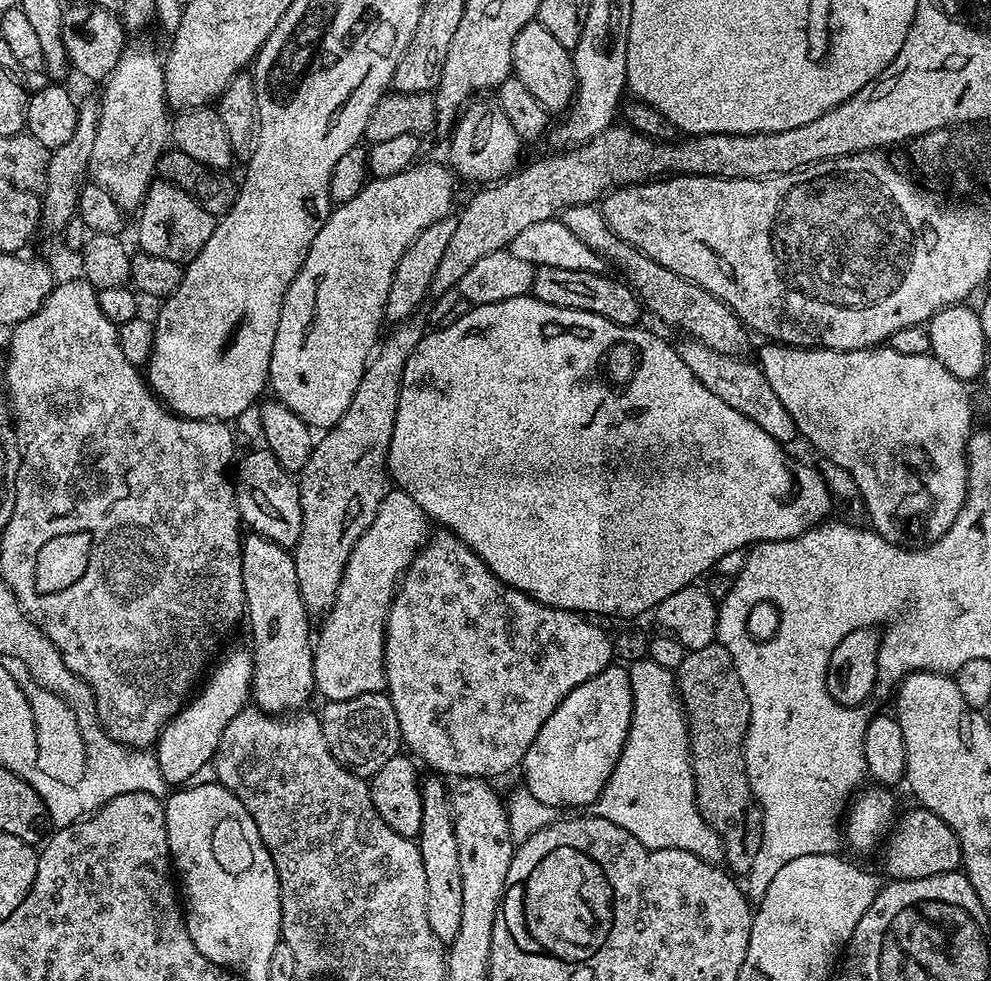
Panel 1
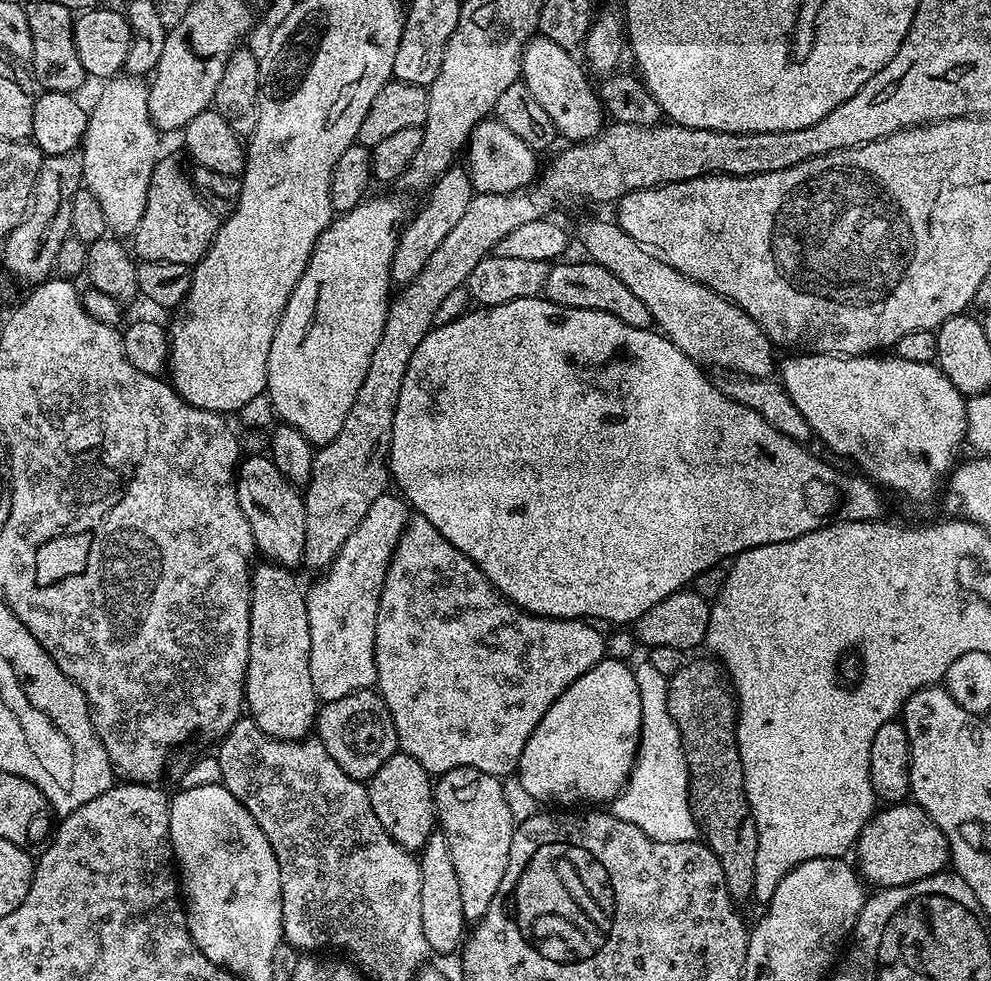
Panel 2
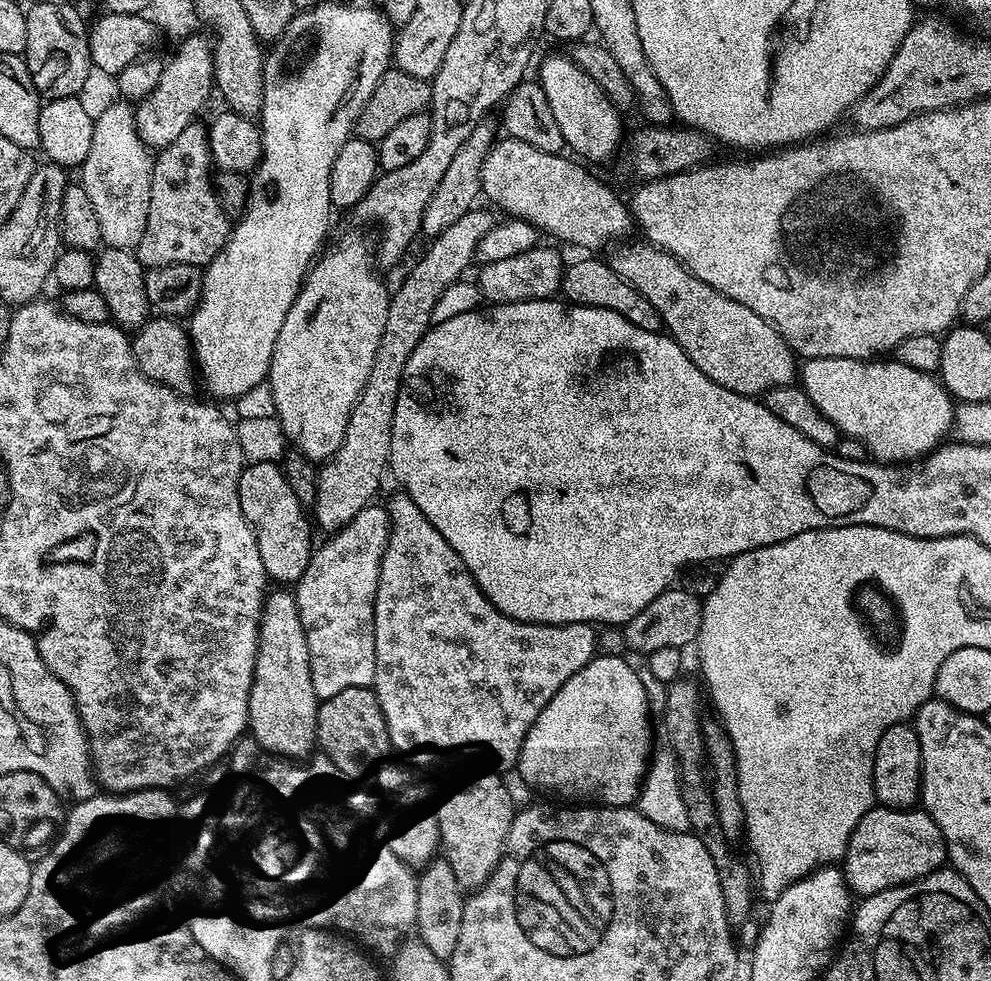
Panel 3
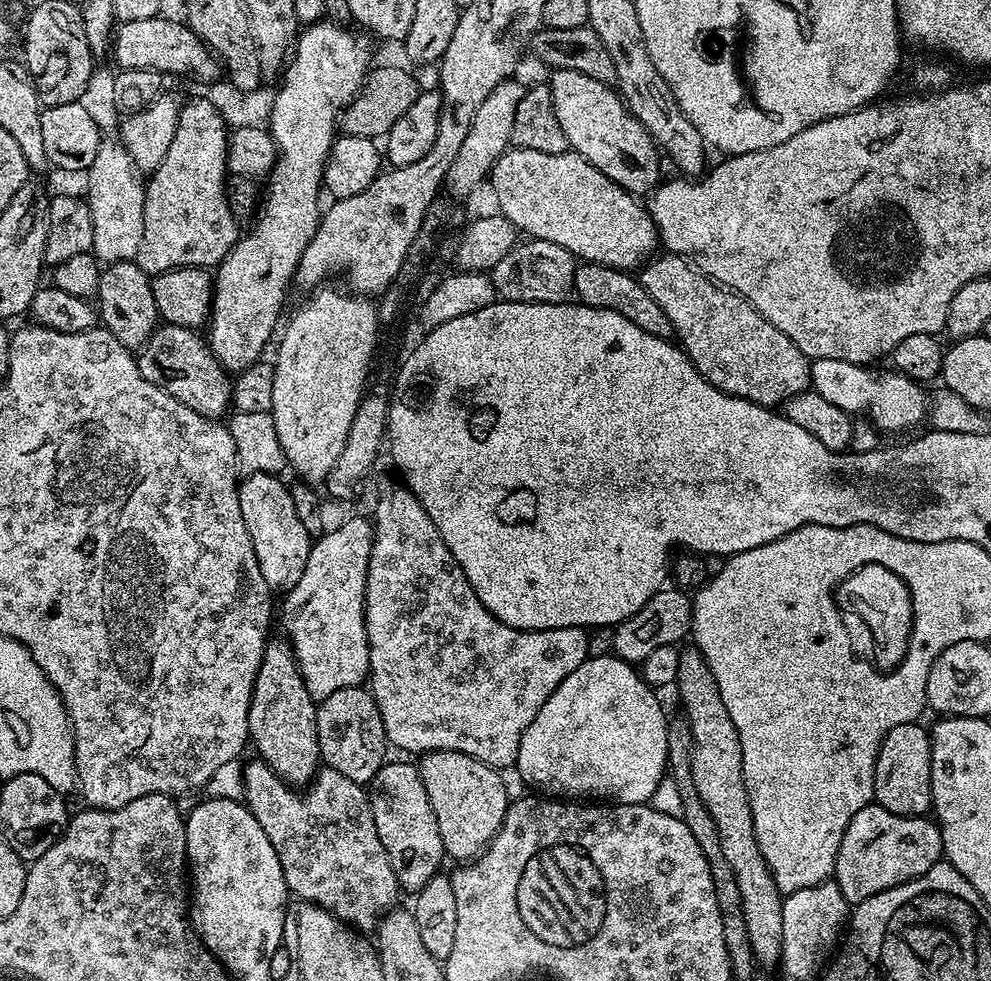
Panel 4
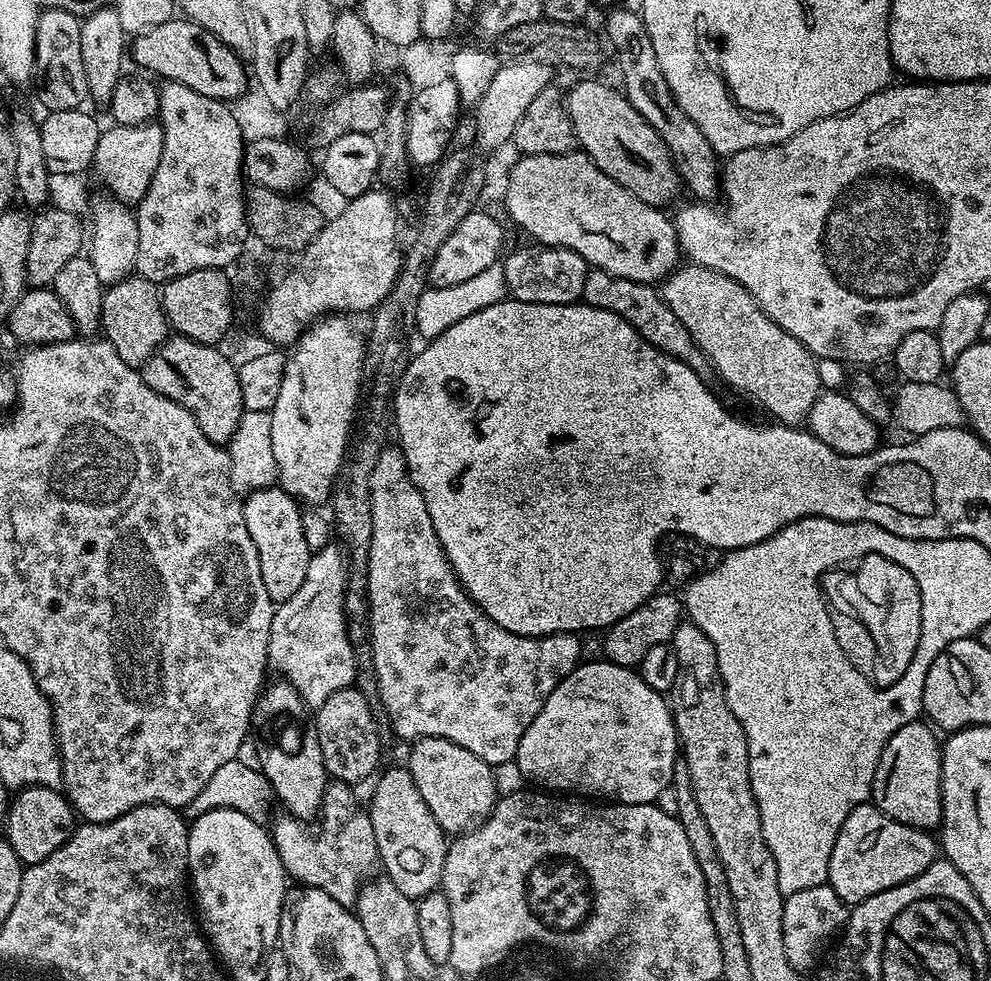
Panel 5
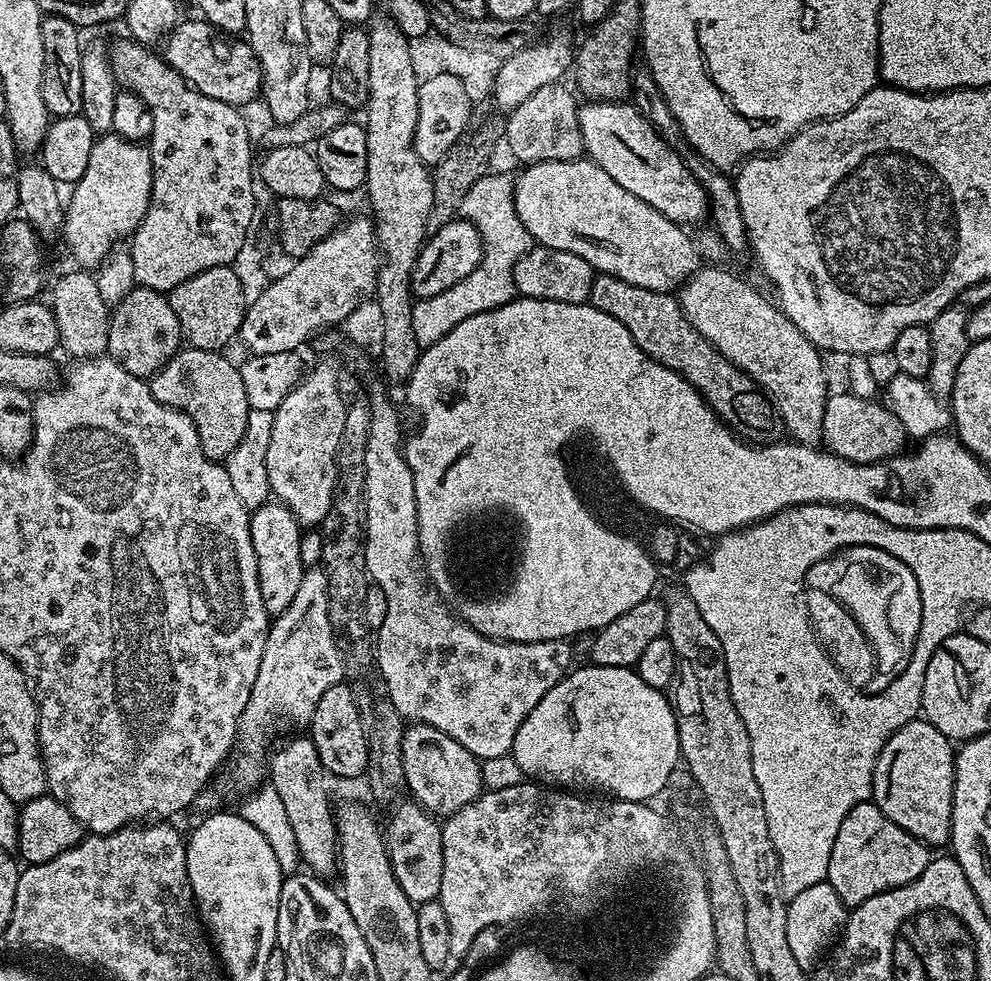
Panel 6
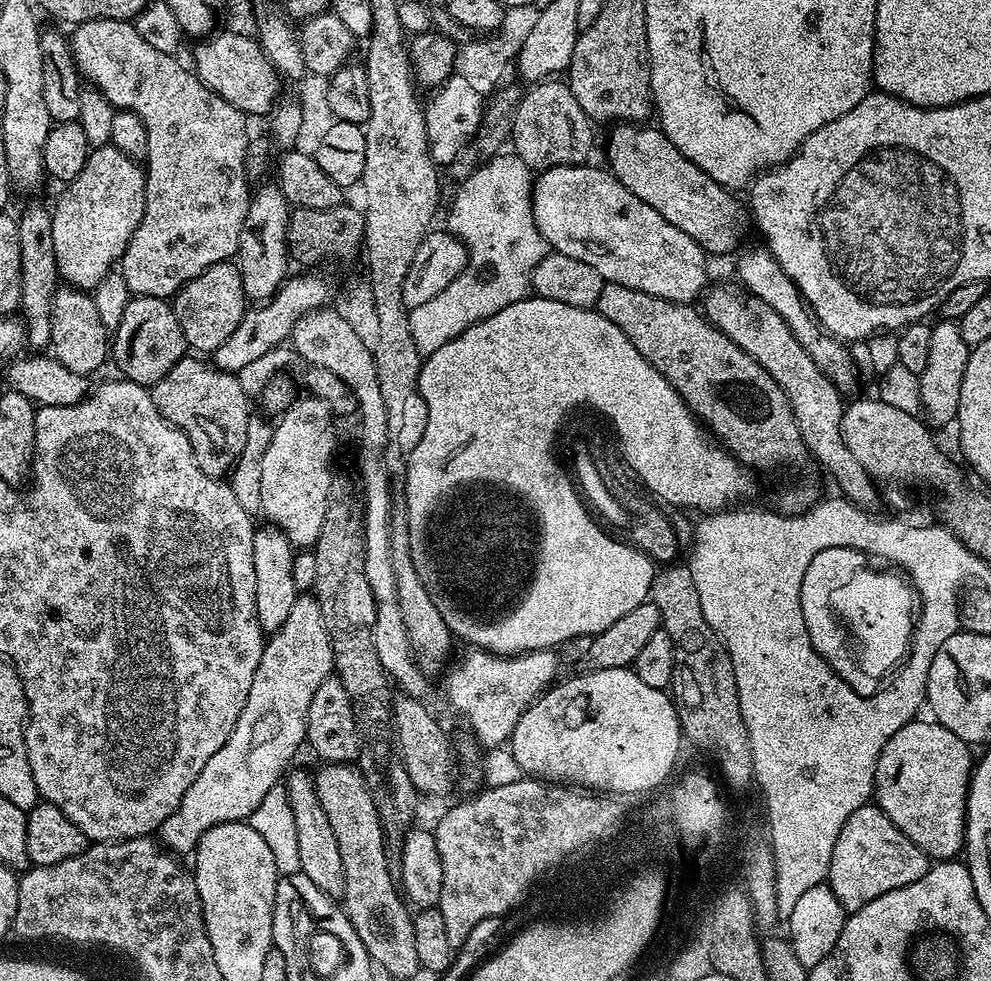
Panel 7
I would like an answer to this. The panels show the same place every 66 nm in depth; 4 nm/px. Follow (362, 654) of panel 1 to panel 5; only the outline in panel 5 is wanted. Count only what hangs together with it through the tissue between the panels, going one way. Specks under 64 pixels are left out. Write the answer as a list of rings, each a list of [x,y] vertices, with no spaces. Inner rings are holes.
[[[329,546],[312,553],[301,588],[275,605],[270,622],[269,665],[276,667],[280,671],[277,673],[298,690],[309,710],[320,708],[330,694],[356,683],[357,649],[348,637],[350,624],[344,610],[350,564],[345,553],[337,548]]]

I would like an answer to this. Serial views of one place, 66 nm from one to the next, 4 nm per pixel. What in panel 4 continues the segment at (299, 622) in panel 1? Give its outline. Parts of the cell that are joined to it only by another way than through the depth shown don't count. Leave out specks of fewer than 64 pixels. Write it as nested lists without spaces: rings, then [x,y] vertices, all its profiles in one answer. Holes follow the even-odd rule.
[[[269,639],[264,645],[264,657],[258,666],[258,674],[252,691],[250,714],[248,715],[248,739],[251,747],[256,747],[255,755],[268,764],[284,780],[285,784],[307,786],[312,783],[322,767],[318,730],[316,729],[317,701],[306,690],[306,682],[296,665],[296,653],[287,639]]]

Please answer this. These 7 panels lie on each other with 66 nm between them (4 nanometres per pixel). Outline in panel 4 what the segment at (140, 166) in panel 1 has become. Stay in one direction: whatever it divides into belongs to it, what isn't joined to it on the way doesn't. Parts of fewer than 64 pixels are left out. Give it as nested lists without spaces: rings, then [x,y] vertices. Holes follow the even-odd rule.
[[[105,139],[101,143],[98,154],[94,154],[94,162],[88,167],[86,179],[88,179],[86,199],[94,222],[91,254],[105,265],[135,260],[138,246],[142,246],[146,184],[141,173],[133,168],[130,154],[119,139]]]

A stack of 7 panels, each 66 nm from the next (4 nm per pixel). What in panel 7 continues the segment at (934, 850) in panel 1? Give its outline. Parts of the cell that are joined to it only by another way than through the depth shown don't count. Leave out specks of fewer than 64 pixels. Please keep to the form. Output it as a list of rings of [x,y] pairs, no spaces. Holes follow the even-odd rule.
[[[875,803],[862,805],[842,826],[838,838],[834,842],[834,854],[830,858],[828,879],[834,898],[844,907],[845,913],[851,914],[866,906],[866,902],[874,902],[882,894],[890,890],[898,890],[902,886],[910,886],[910,882],[918,882],[922,874],[930,867],[930,857],[925,854]]]

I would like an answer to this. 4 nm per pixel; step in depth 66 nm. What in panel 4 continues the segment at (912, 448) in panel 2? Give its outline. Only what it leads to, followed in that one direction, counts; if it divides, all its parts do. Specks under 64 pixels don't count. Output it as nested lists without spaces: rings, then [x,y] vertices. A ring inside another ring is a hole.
[[[822,358],[812,360],[811,387],[826,402],[834,402],[834,406],[841,408],[843,412],[857,414],[861,412],[869,416],[884,432],[904,432],[915,424],[924,424],[926,413],[930,407],[929,397],[917,381],[902,375],[895,370],[888,372],[872,372],[871,367],[863,364],[851,364],[842,362],[838,358]]]

